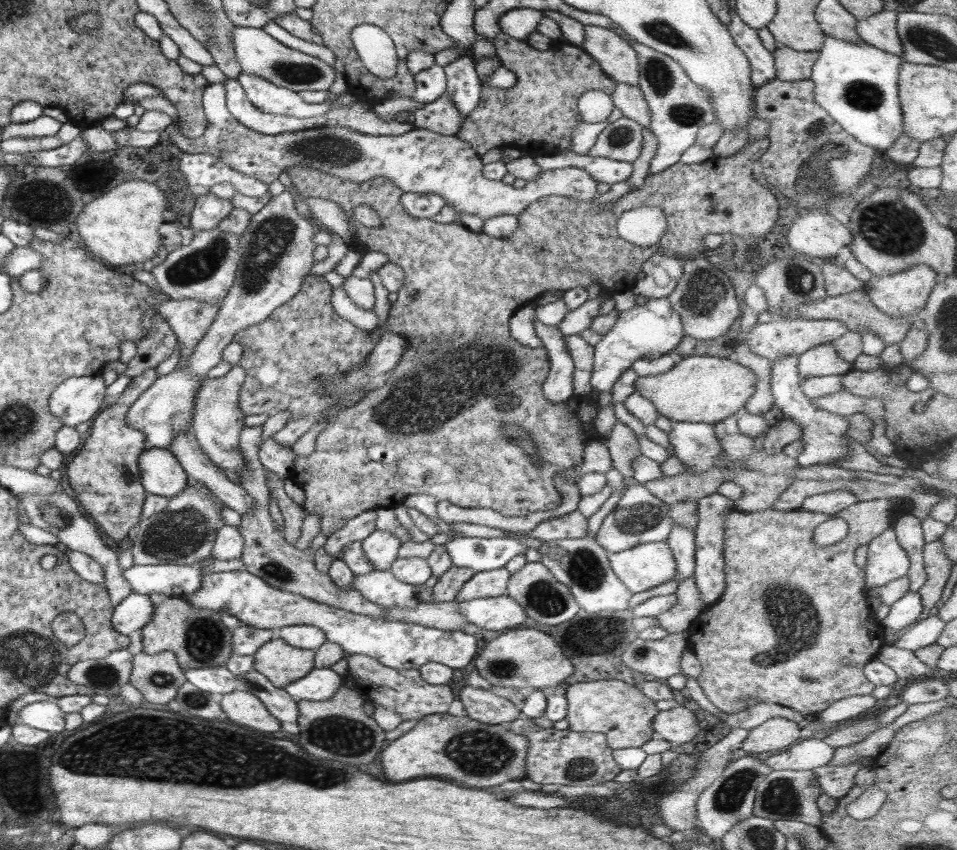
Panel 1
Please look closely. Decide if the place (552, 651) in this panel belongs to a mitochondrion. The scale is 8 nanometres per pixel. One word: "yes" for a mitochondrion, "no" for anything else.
no

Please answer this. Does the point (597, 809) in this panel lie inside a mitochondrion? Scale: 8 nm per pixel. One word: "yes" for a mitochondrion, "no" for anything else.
no

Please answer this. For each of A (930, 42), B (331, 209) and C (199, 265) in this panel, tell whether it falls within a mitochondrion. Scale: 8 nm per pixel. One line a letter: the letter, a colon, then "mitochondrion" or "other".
A: mitochondrion
B: other
C: mitochondrion

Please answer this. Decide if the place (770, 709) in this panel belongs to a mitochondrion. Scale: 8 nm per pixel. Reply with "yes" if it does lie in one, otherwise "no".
no

